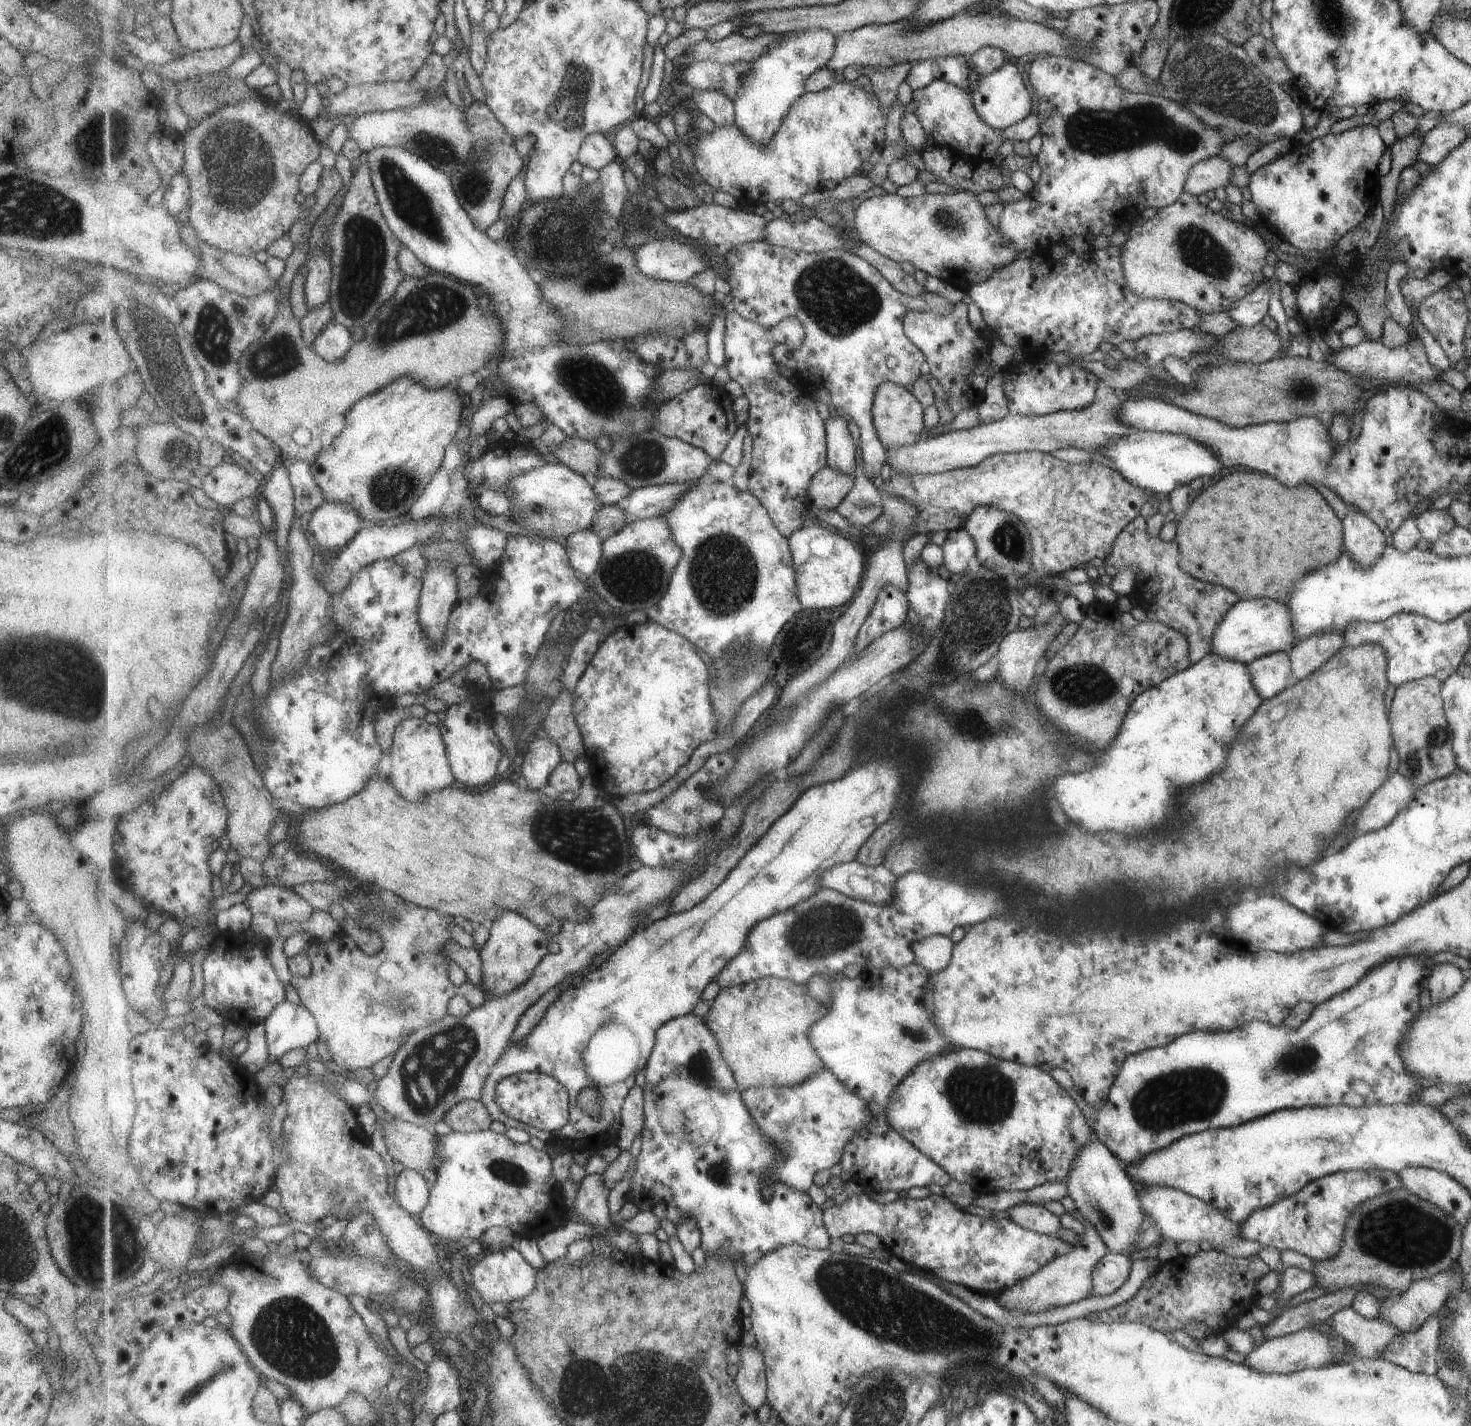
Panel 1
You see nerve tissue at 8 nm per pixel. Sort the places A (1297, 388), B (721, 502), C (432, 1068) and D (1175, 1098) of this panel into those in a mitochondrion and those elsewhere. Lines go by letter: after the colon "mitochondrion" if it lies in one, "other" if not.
A: mitochondrion
B: other
C: mitochondrion
D: mitochondrion

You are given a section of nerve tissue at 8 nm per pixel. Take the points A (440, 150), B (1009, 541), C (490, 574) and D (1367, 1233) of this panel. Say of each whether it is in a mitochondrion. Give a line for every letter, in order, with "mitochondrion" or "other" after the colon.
A: mitochondrion
B: mitochondrion
C: other
D: mitochondrion

